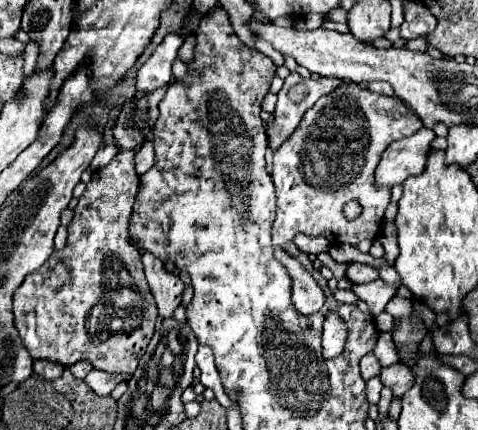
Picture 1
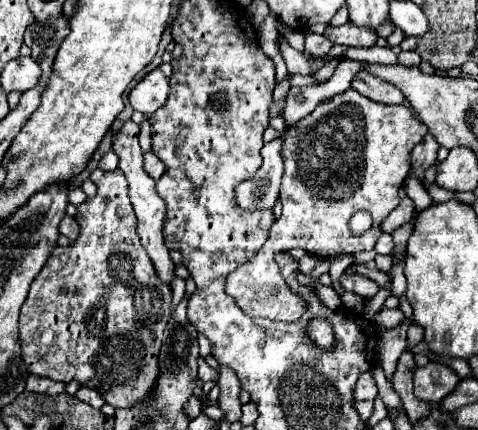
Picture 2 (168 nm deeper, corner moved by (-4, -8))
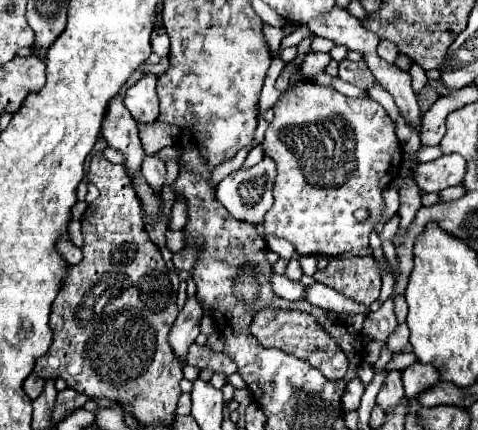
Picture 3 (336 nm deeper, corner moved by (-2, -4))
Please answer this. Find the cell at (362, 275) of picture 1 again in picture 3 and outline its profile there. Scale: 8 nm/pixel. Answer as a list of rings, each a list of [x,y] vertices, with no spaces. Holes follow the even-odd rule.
[[[372,256],[332,258],[324,270],[314,274],[314,280],[364,306],[378,300],[382,286],[380,268]]]

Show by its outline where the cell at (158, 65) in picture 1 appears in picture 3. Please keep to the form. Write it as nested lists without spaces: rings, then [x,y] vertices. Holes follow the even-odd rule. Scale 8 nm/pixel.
[[[144,74],[134,86],[126,90],[124,104],[136,122],[154,122],[158,118],[158,78],[154,74]]]

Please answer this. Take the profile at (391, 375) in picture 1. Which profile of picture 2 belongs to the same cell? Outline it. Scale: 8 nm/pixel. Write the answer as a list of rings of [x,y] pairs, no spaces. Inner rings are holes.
[[[428,362],[424,368],[416,368],[414,372],[414,394],[426,402],[440,402],[448,396],[460,378],[456,372],[440,362]]]

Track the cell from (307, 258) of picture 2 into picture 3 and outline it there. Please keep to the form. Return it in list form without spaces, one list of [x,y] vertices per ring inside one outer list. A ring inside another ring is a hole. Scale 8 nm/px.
[[[271,234],[264,237],[266,244],[268,248],[276,252],[281,258],[284,258],[286,260],[290,259],[299,259],[301,256],[296,252],[293,245],[288,242],[287,240],[282,238],[276,238],[275,236],[272,236]]]

